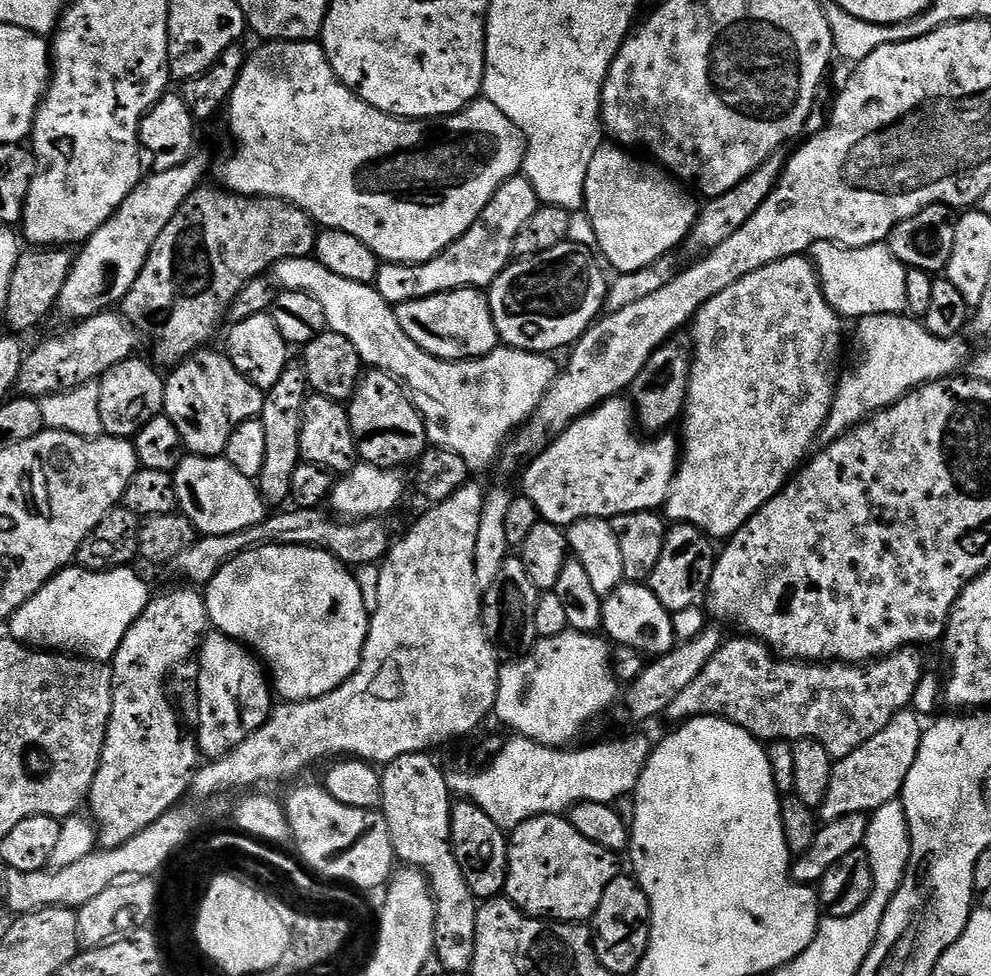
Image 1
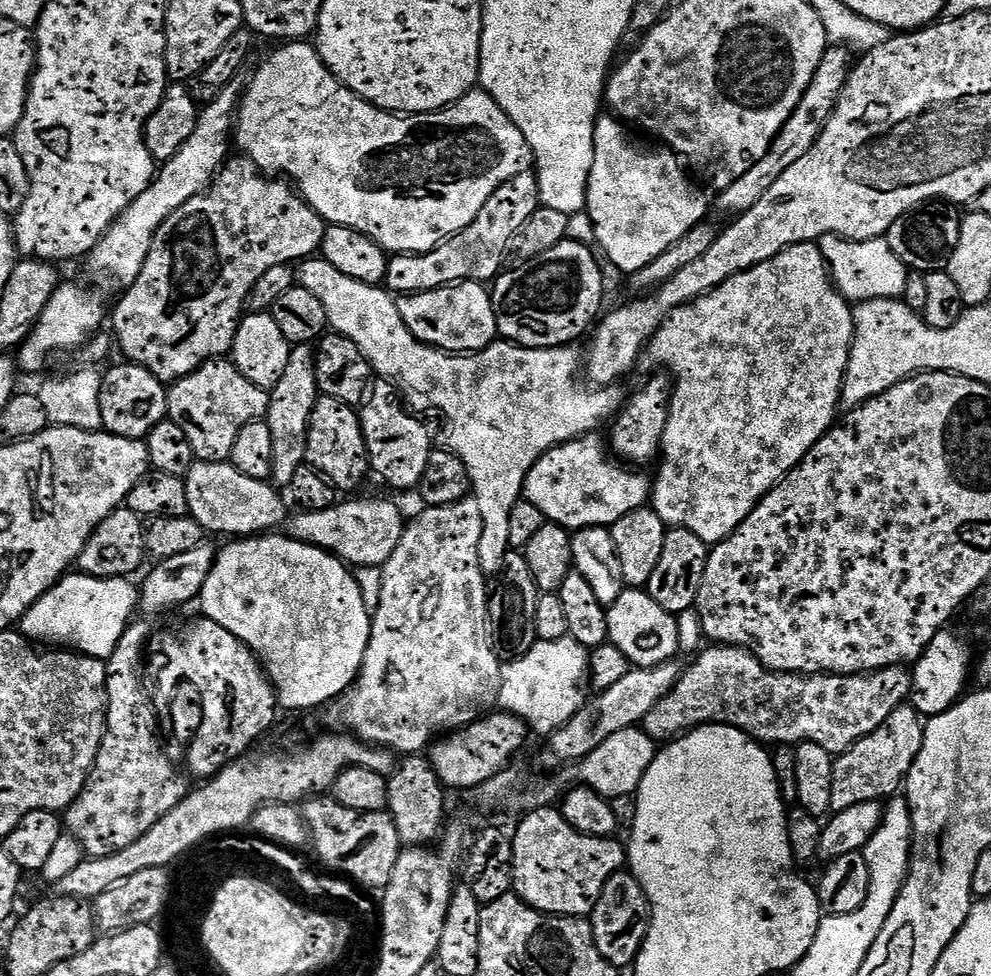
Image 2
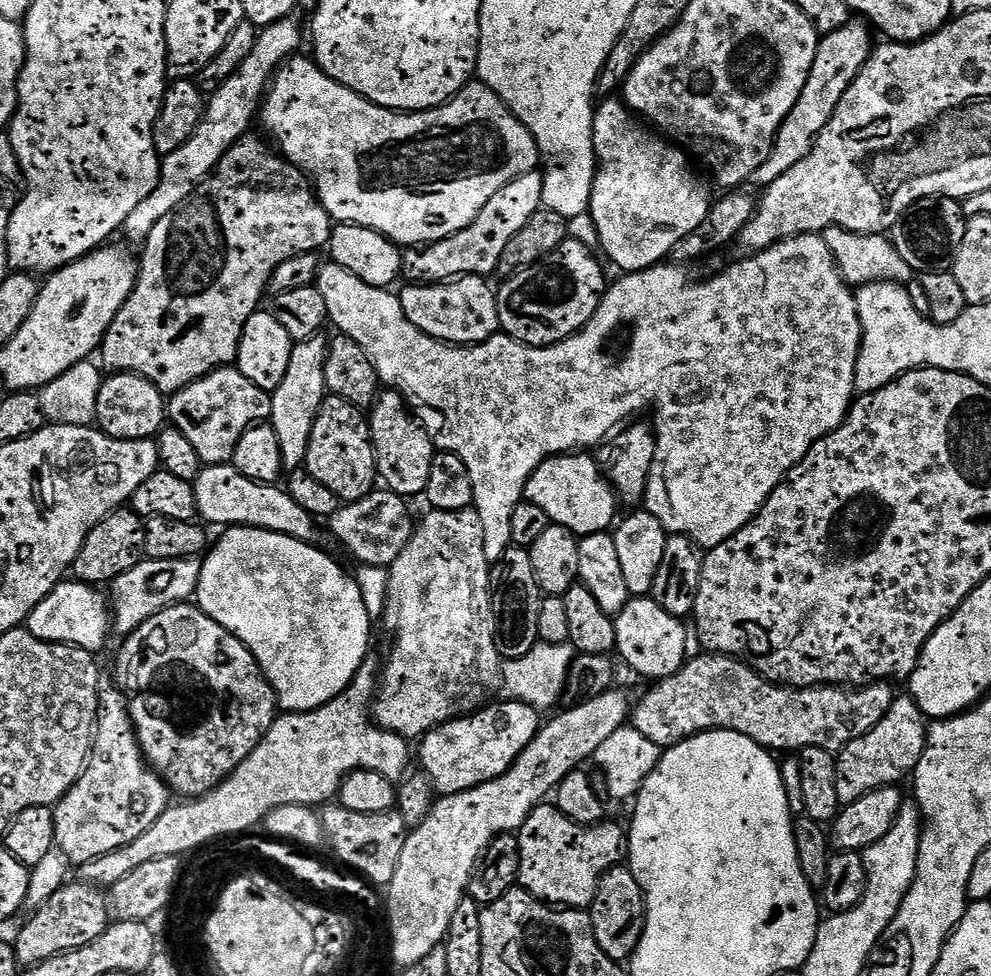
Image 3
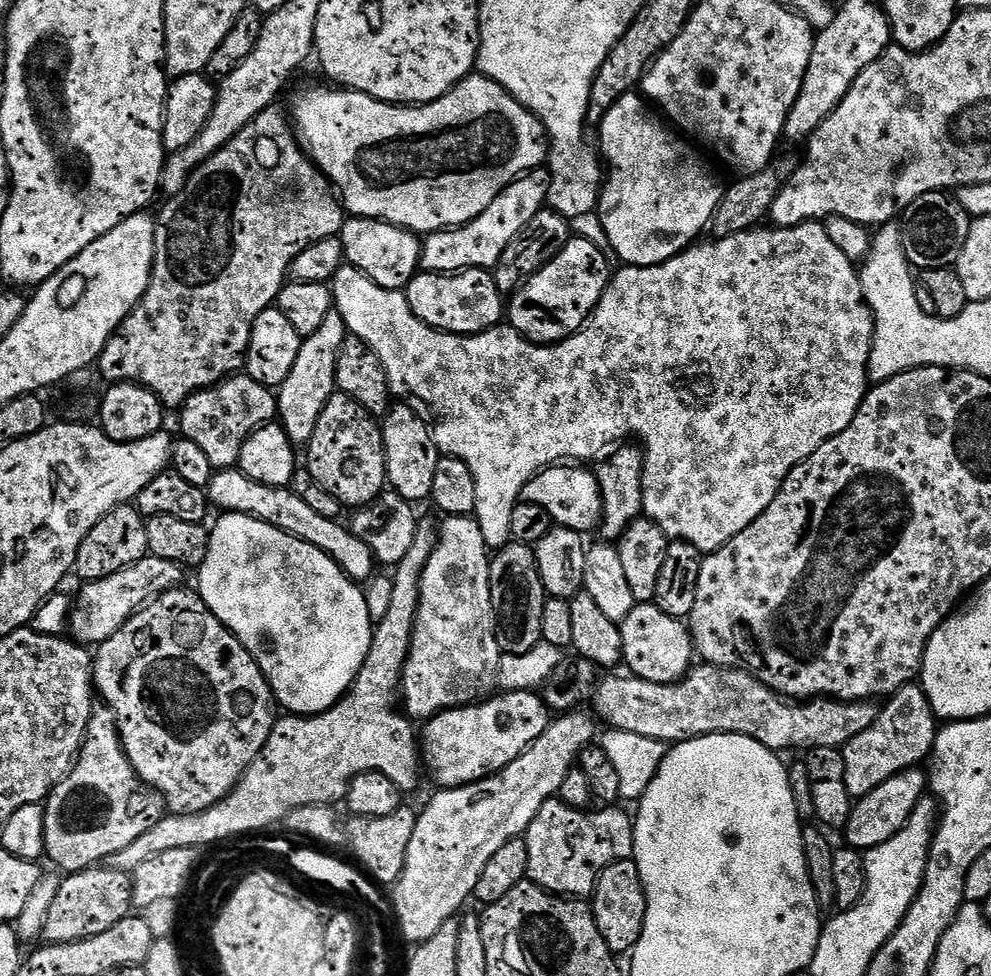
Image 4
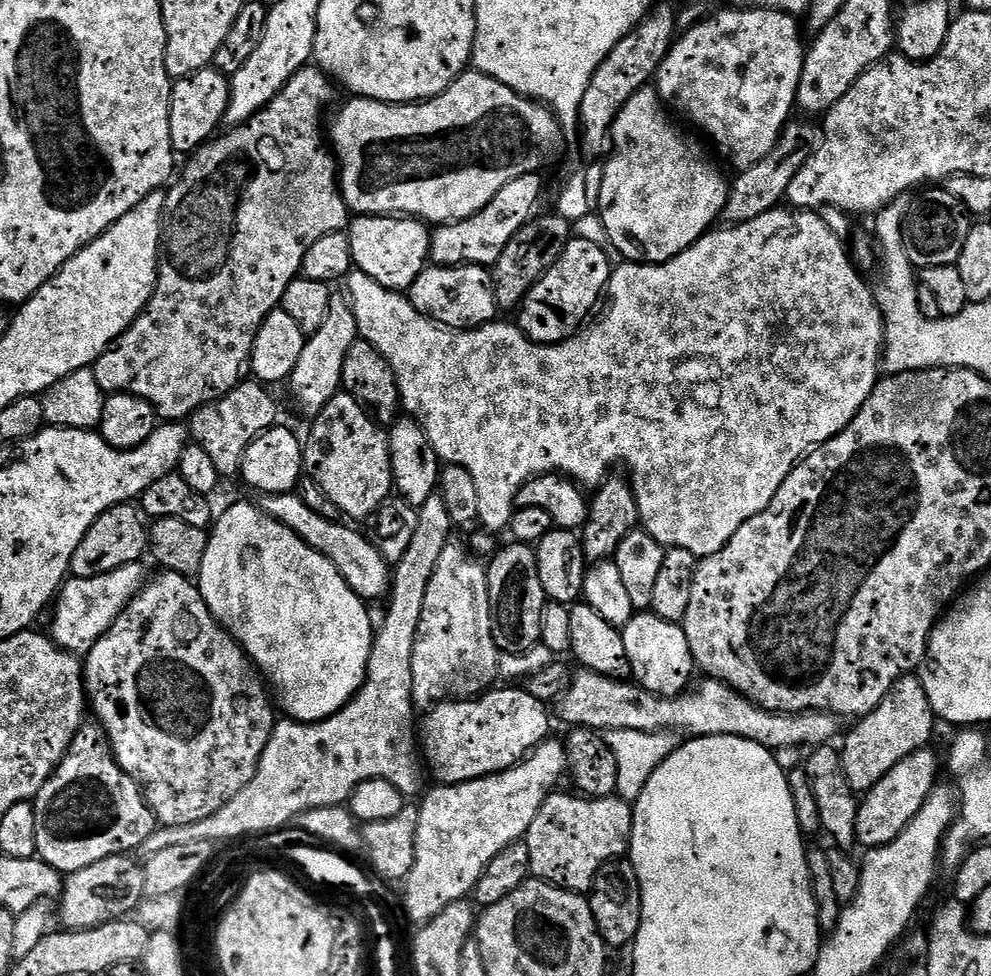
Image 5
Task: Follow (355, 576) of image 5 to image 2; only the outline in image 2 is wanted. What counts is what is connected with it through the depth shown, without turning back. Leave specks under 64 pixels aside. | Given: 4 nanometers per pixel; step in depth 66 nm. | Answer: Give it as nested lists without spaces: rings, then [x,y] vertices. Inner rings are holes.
[[[203,462],[193,463],[188,475],[184,477],[186,496],[190,498],[188,511],[192,519],[198,521],[204,527],[205,533],[221,532],[224,538],[252,538],[257,534],[268,534],[285,523],[284,500],[279,491],[271,483],[246,478],[230,462],[222,464],[205,464]]]

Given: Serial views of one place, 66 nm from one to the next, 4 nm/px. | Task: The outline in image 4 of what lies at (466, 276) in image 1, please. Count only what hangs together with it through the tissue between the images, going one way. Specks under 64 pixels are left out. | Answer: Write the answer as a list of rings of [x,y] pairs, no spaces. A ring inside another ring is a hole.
[[[544,170],[528,172],[512,184],[468,224],[459,228],[445,228],[443,232],[429,232],[423,237],[420,249],[420,268],[425,272],[465,272],[468,268],[495,269],[506,246],[514,242],[520,231],[545,208],[548,203],[549,173]]]

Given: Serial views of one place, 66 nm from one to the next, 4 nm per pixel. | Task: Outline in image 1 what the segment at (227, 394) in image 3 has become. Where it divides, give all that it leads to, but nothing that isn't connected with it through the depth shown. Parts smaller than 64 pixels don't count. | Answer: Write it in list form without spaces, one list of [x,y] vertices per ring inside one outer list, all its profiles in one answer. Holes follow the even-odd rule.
[[[201,350],[187,356],[167,373],[164,381],[164,410],[163,415],[174,422],[178,434],[182,434],[185,449],[193,456],[223,457],[226,446],[230,442],[230,434],[242,426],[242,422],[255,420],[264,408],[265,389],[254,386],[250,378],[243,376],[234,366],[232,359],[223,351],[208,352]]]

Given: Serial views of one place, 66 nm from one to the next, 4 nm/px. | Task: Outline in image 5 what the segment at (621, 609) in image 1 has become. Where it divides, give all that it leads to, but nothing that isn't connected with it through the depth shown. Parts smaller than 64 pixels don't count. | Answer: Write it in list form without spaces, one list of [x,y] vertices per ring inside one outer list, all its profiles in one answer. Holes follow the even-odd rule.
[[[644,610],[633,615],[622,631],[626,642],[626,658],[630,658],[632,667],[631,679],[641,688],[659,696],[679,696],[693,683],[690,642],[686,642],[686,634],[680,624],[672,624],[658,618],[655,612]]]

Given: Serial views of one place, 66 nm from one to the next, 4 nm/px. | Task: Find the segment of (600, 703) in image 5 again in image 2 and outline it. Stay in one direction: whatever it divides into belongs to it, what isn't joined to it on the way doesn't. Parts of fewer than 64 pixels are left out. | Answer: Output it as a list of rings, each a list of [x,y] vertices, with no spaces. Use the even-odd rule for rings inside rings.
[[[708,646],[689,668],[683,669],[674,690],[670,690],[670,694],[646,714],[642,731],[654,741],[671,742],[697,728],[725,724],[728,728],[745,732],[764,746],[795,746],[807,742],[839,754],[878,730],[878,726],[882,726],[882,722],[886,722],[886,718],[890,718],[890,714],[894,714],[894,710],[898,710],[911,695],[912,673],[904,666],[879,668],[876,672],[858,676],[801,676],[795,672],[772,672],[745,648]]]

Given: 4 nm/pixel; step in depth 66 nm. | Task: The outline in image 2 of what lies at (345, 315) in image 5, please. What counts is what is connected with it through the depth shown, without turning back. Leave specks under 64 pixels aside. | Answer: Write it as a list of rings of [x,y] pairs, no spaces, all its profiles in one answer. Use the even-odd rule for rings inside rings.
[[[297,344],[286,362],[286,374],[271,389],[268,401],[270,438],[274,438],[274,466],[271,483],[277,489],[287,489],[294,482],[294,474],[308,459],[308,426],[312,422],[312,411],[321,395],[316,377],[316,354],[307,344]]]

